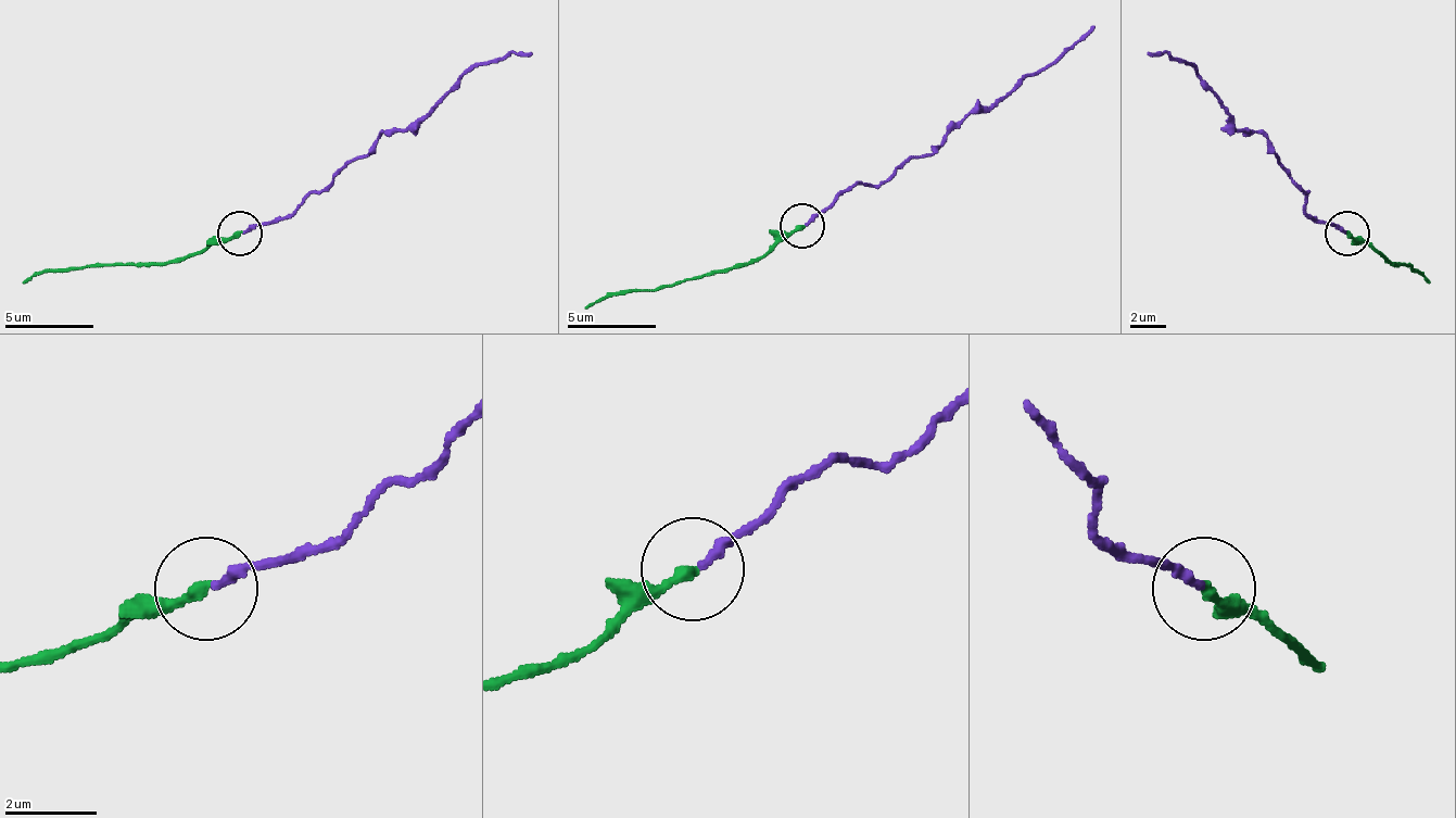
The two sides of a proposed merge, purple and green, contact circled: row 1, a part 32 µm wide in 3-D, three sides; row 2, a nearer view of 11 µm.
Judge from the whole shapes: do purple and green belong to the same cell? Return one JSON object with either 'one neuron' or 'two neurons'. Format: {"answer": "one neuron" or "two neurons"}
{"answer": "one neuron"}

